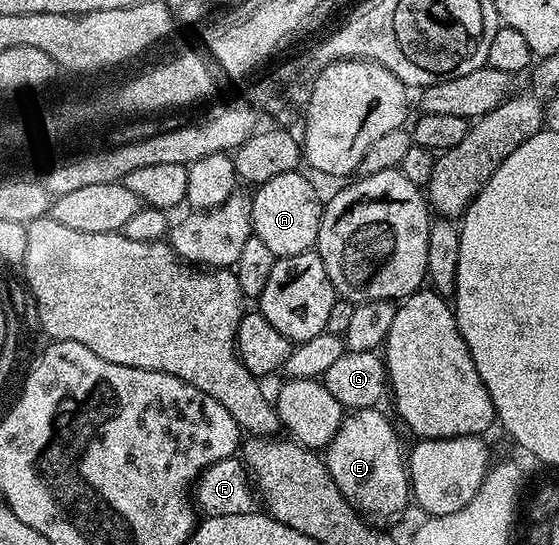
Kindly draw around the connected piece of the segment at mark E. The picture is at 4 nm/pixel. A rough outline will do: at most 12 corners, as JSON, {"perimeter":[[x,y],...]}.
{"perimeter":[[377,407],[350,410],[323,458],[358,515],[411,503],[407,455]]}

